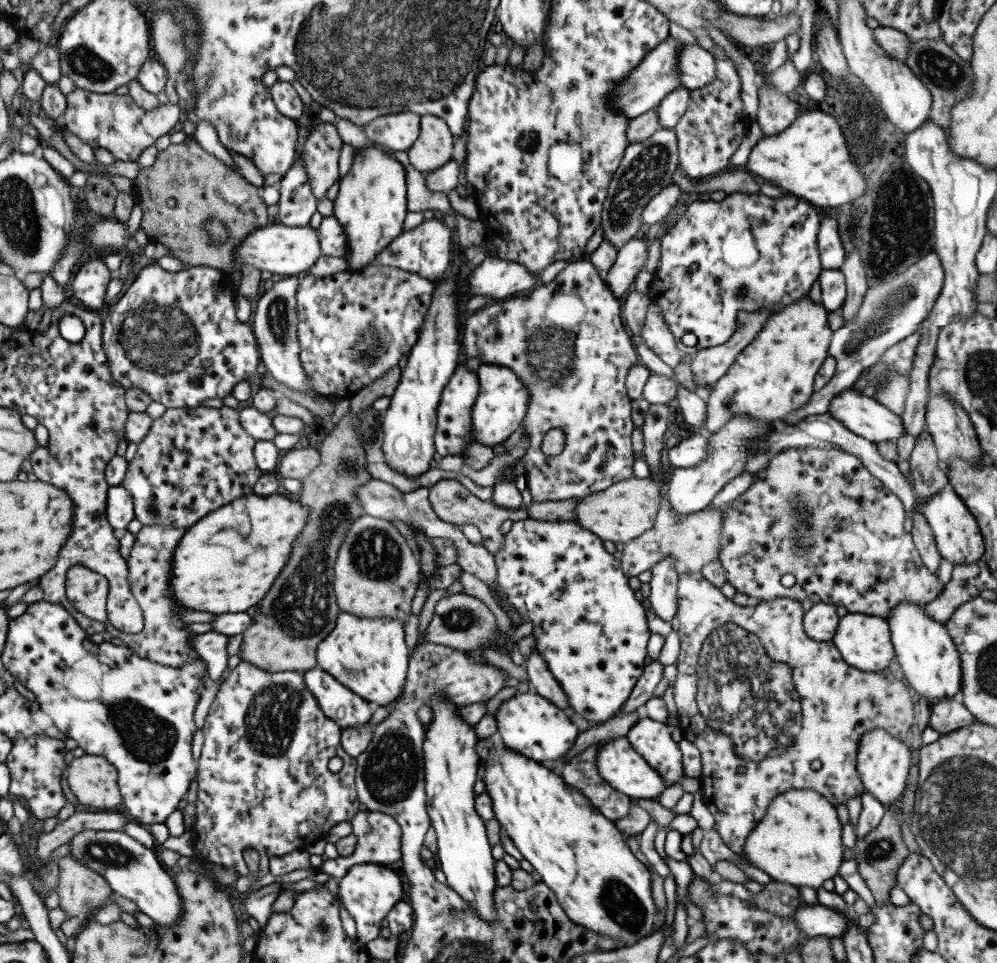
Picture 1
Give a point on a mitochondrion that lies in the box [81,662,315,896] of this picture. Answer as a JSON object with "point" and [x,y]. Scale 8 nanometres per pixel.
{"point":[145,735]}

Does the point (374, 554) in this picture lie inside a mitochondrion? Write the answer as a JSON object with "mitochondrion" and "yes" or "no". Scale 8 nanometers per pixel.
{"mitochondrion":"yes"}

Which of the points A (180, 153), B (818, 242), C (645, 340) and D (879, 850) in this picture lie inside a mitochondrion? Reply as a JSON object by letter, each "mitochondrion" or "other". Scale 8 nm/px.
{"A":"other","B":"other","C":"other","D":"mitochondrion"}

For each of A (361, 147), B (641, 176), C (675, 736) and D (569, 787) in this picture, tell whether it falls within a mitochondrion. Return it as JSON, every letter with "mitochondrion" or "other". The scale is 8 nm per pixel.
{"A":"other","B":"mitochondrion","C":"other","D":"other"}

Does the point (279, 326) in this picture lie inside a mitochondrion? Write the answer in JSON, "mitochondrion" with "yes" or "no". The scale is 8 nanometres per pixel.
{"mitochondrion":"yes"}

